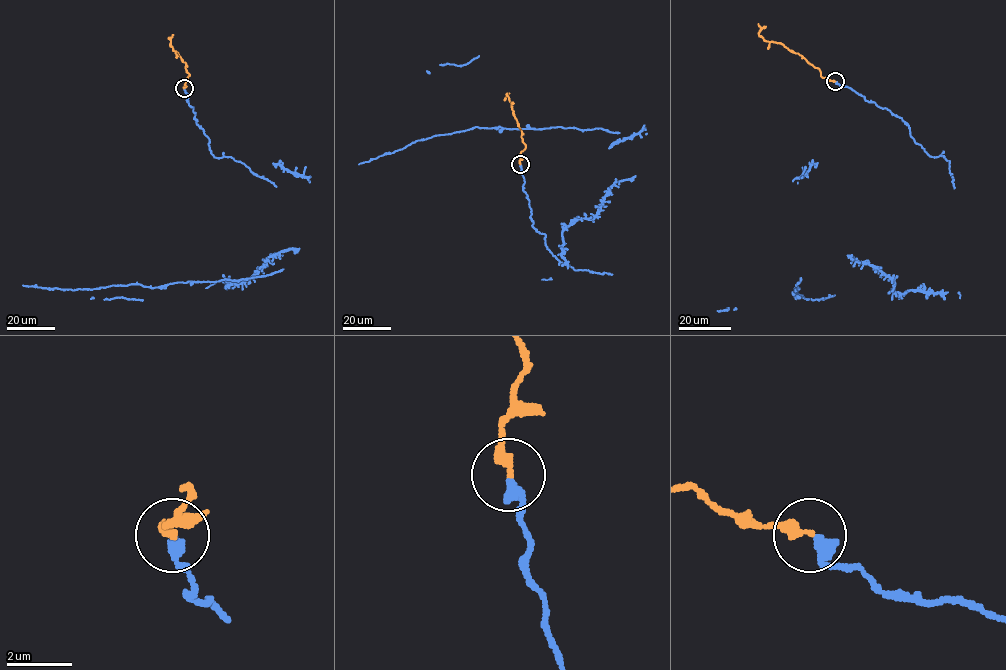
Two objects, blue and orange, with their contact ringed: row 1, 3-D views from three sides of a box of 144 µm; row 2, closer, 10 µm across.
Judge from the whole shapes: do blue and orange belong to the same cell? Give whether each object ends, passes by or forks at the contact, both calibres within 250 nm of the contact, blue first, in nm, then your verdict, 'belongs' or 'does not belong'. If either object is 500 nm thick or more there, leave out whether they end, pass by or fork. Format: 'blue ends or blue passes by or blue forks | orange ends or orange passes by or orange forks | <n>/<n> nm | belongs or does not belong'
blue ends | orange ends | 360/320 nm | belongs

